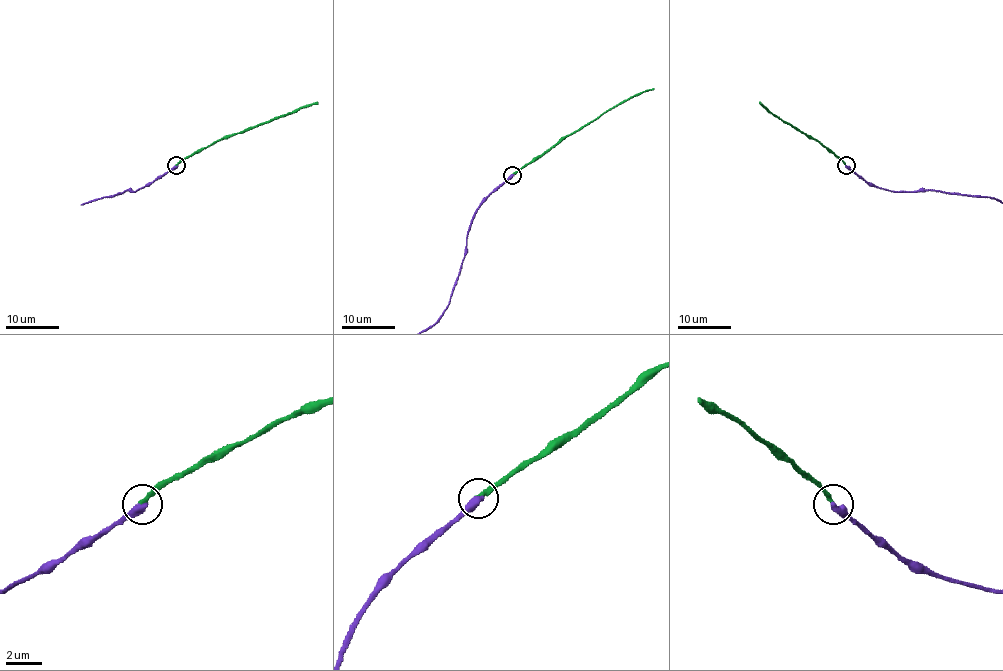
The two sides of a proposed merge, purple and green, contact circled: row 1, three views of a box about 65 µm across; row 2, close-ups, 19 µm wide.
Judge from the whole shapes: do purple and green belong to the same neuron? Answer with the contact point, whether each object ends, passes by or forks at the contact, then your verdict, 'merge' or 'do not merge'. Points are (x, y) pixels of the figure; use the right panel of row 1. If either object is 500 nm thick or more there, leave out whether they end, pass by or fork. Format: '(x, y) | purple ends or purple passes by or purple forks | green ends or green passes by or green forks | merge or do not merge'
(846, 165) | purple ends | green ends | merge

